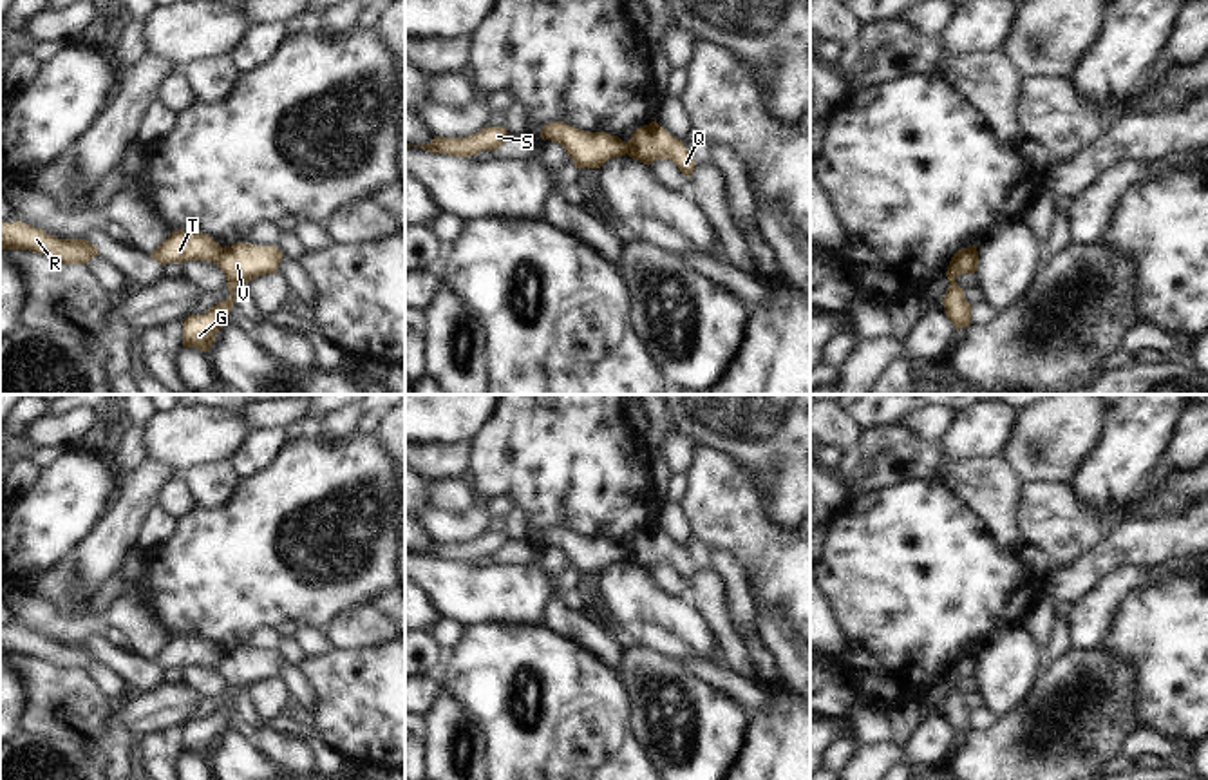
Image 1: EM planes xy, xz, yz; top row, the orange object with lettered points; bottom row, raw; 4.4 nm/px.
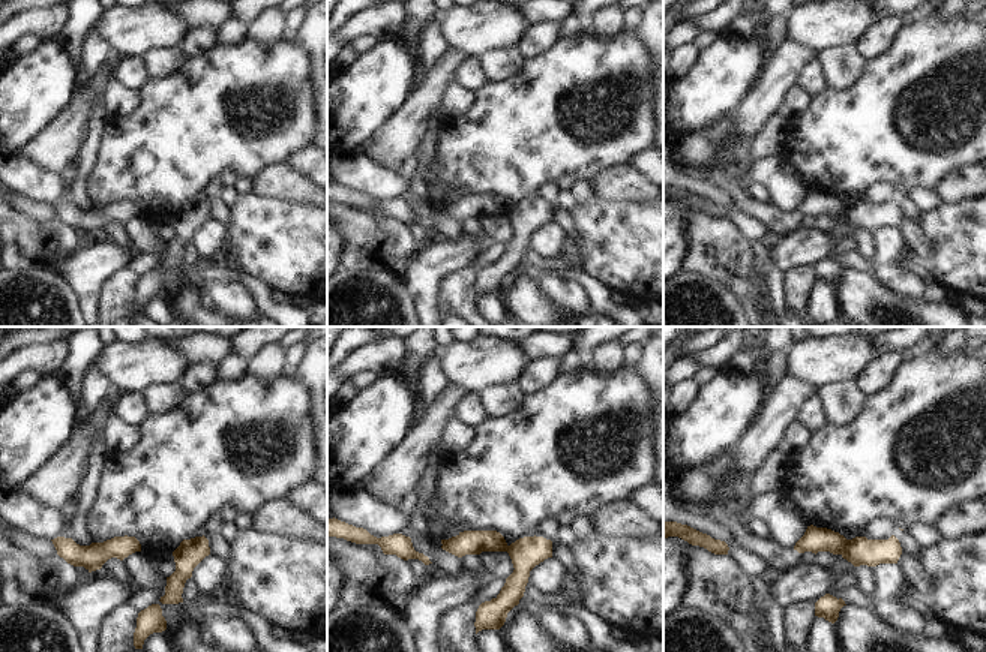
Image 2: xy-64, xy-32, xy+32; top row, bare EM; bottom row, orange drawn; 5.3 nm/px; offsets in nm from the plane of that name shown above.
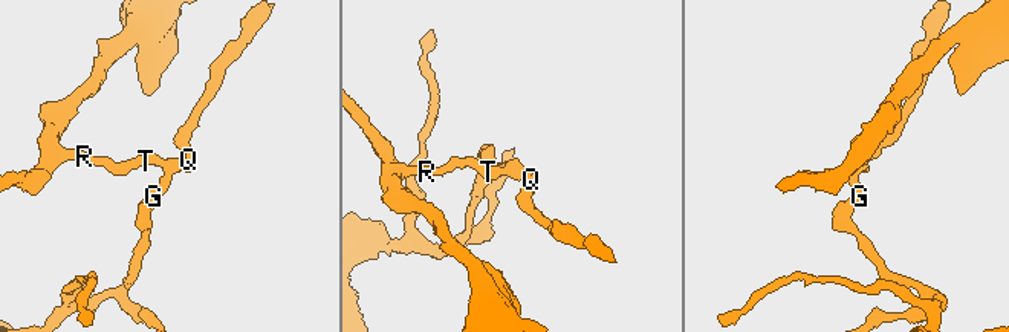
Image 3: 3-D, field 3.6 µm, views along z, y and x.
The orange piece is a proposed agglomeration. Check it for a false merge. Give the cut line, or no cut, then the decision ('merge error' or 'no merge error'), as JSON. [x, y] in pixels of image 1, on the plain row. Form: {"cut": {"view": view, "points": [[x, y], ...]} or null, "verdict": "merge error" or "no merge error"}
{"cut": {"view": "xy", "points": [[223, 654], [216, 668]]}, "verdict": "merge error"}

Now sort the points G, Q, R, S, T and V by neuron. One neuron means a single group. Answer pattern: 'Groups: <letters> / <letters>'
Groups: G Q V / R S T

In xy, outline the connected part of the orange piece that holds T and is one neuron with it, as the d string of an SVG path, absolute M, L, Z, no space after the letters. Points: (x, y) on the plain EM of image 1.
M172 637L165 648L154 657L152 664L159 670L186 668L186 666L206 666L217 668L222 652L203 637Z

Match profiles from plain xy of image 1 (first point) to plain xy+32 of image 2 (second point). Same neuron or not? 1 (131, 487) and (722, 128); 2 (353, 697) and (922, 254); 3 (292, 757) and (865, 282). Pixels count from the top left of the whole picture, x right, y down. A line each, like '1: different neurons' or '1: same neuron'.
1: different neurons
2: different neurons
3: different neurons

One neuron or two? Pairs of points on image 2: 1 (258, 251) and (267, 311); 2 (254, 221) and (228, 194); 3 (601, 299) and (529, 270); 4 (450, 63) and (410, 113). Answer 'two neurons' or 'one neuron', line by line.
1: two neurons
2: two neurons
3: one neuron
4: one neuron

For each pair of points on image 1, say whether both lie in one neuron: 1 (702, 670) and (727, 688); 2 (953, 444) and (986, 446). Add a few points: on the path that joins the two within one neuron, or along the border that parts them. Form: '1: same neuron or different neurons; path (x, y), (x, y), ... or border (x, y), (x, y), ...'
1: same neuron; path (707, 670), (722, 683)
2: same neuron; path (961, 444), (979, 444)

